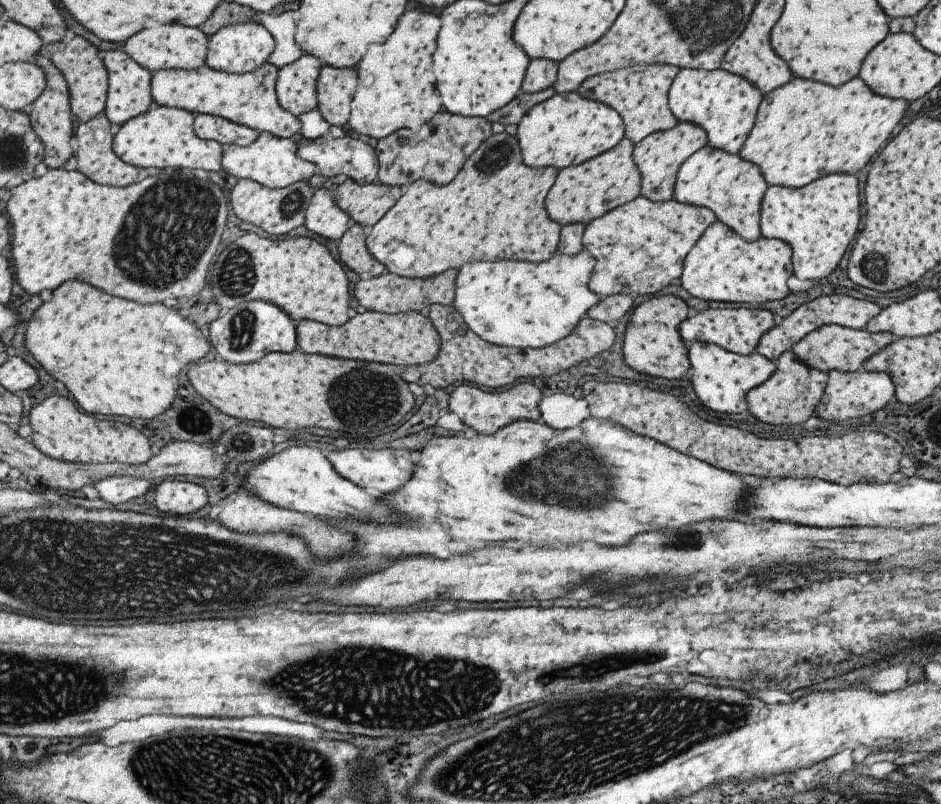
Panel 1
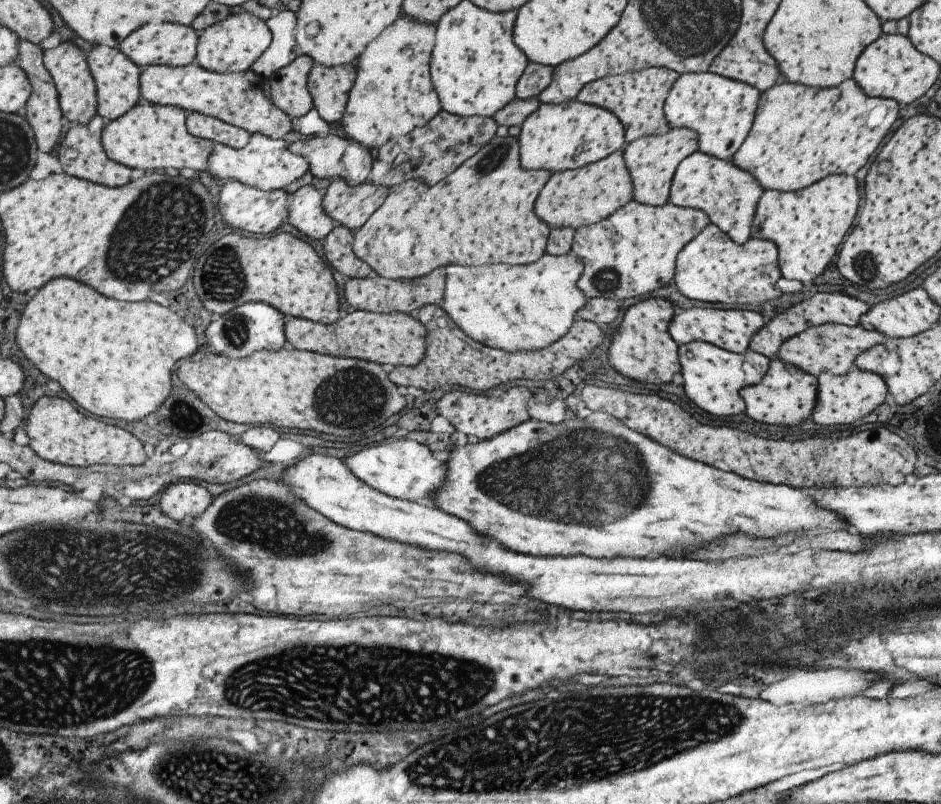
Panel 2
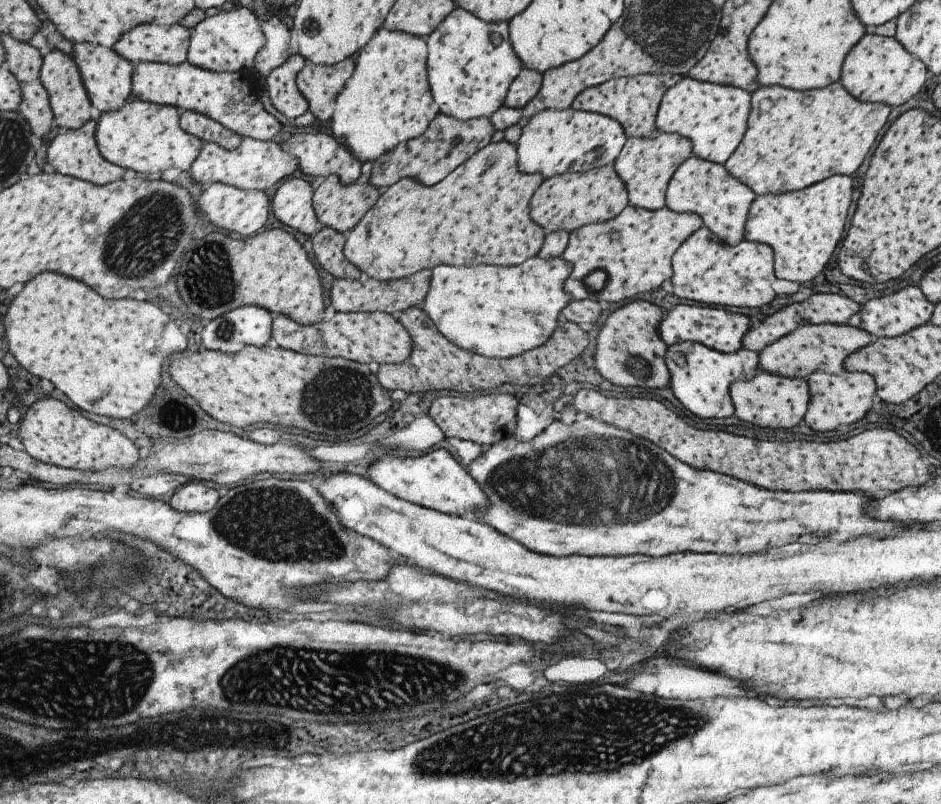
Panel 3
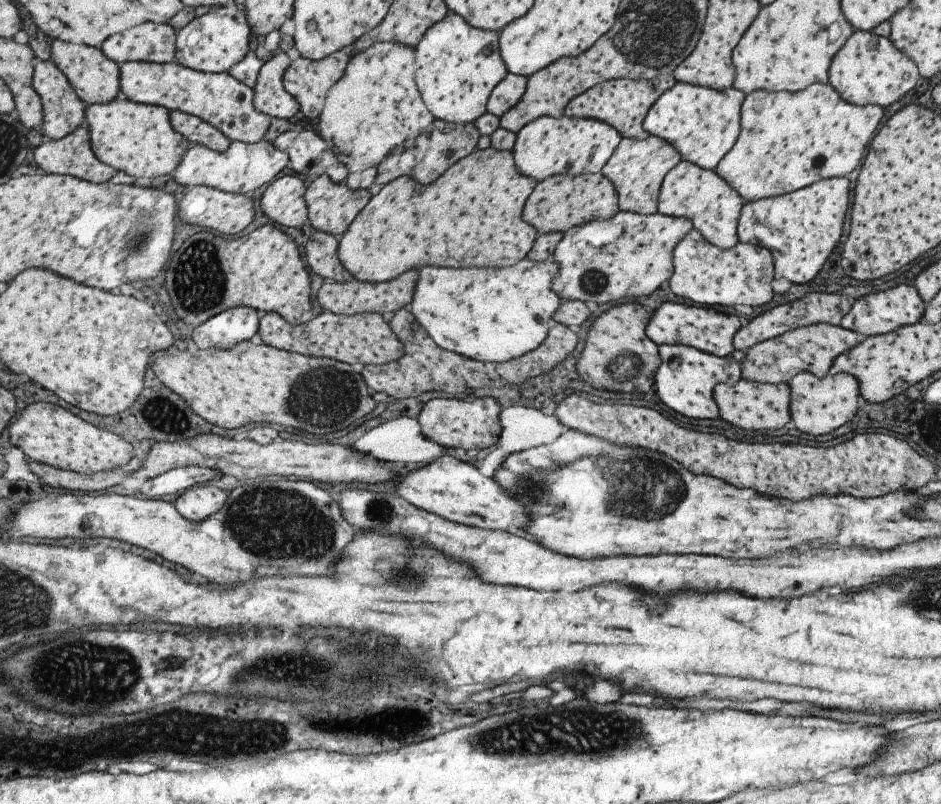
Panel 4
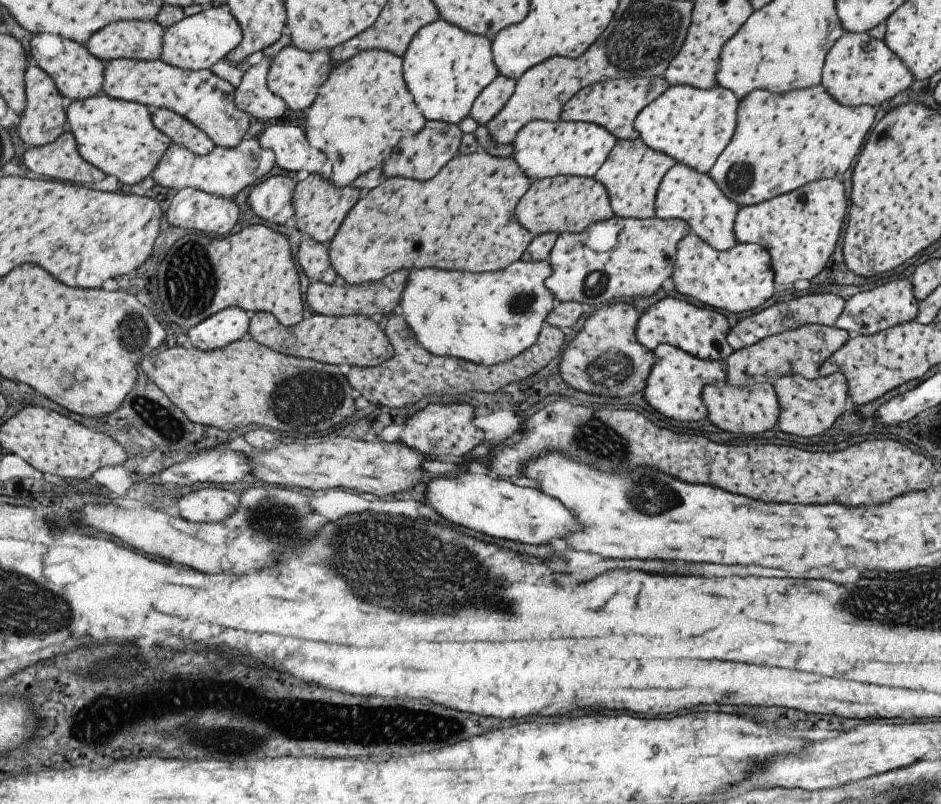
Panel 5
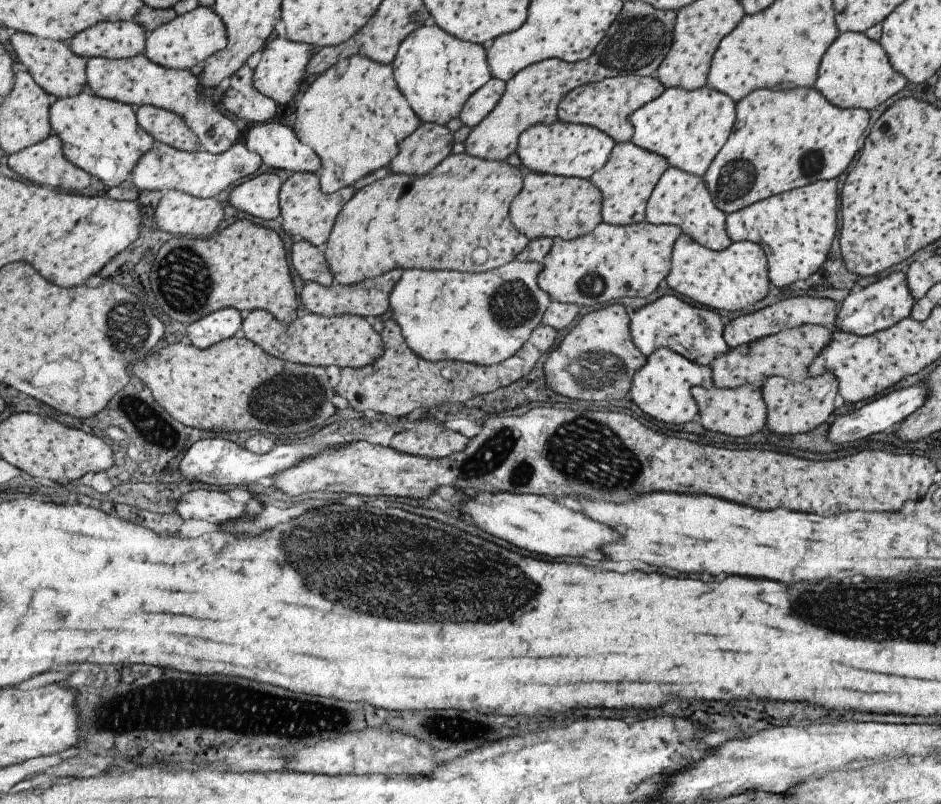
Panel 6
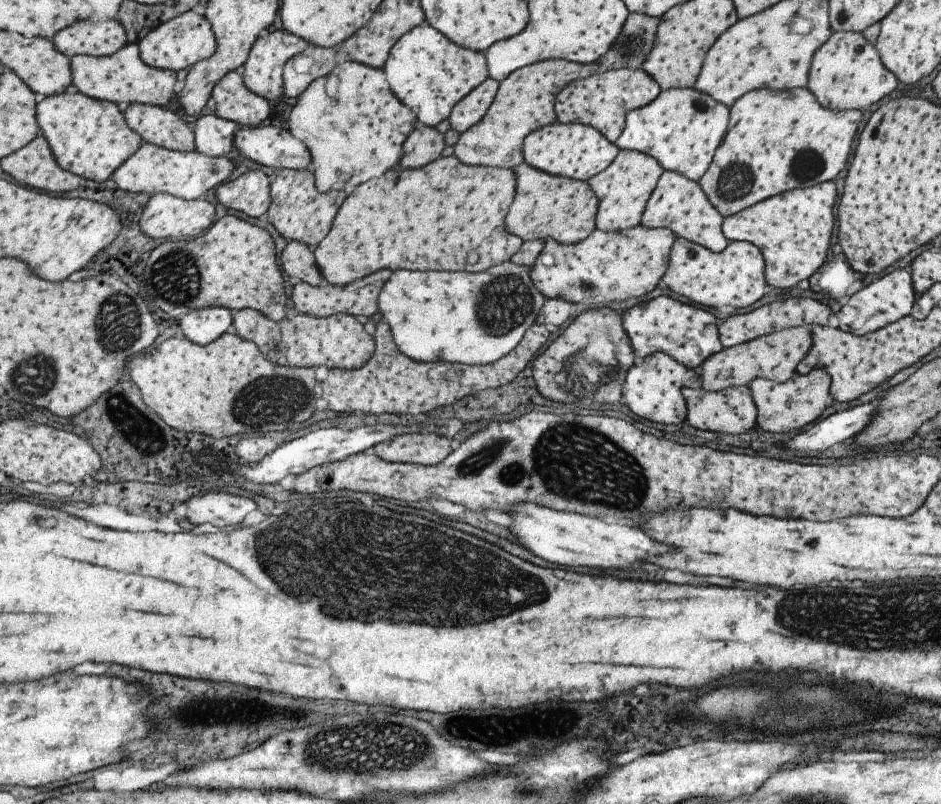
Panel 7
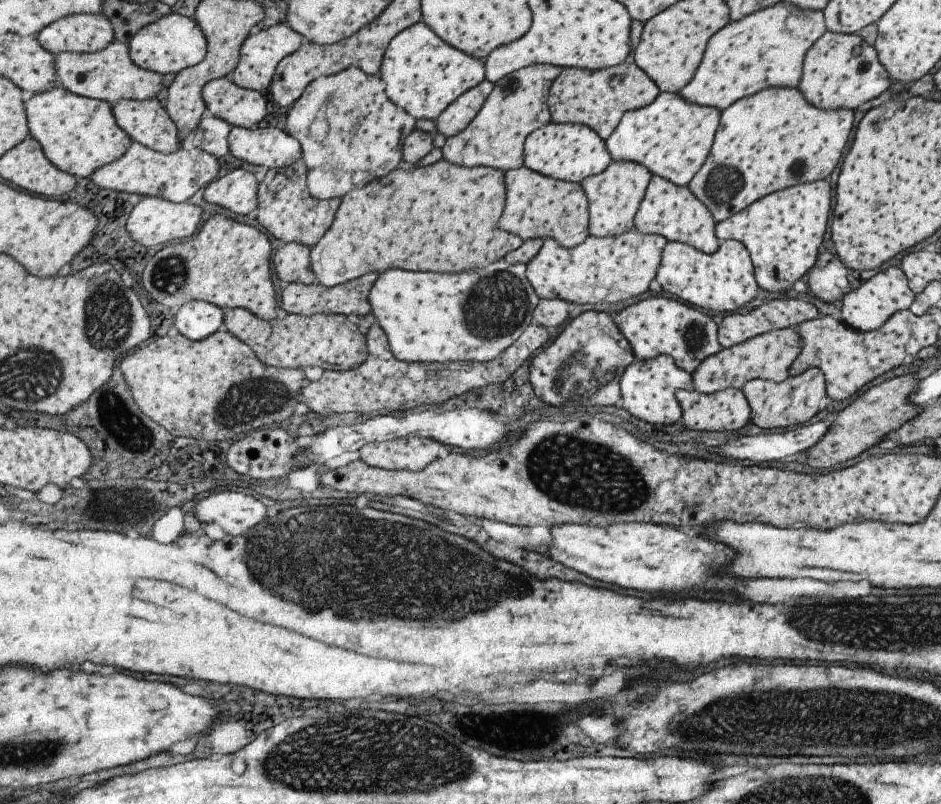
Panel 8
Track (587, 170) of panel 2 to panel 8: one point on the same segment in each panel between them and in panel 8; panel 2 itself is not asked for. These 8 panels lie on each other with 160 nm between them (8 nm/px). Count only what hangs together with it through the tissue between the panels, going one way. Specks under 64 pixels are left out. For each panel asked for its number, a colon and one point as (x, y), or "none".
3: (567, 201)
4: (557, 203)
5: (561, 204)
6: (548, 206)
7: (544, 206)
8: (536, 206)

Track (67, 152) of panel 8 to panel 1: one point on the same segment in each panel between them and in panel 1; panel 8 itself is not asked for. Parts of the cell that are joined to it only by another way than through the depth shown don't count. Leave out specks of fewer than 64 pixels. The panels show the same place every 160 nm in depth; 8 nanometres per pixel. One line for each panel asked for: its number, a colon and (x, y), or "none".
1: (163, 137)
2: (152, 137)
3: (147, 137)
4: (138, 138)
5: (120, 137)
6: (102, 135)
7: (92, 137)

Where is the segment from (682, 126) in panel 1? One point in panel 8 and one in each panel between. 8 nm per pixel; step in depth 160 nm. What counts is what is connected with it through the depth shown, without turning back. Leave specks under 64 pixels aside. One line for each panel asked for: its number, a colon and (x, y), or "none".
2: (651, 160)
3: (645, 166)
4: (636, 168)
5: (631, 173)
6: (626, 180)
7: (622, 189)
8: (613, 196)

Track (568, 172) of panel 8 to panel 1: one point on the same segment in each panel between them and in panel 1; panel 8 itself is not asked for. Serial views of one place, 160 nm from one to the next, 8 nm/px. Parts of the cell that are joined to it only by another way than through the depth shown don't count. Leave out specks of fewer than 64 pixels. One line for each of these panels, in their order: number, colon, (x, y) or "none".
1: (566, 129)
2: (554, 137)
3: (552, 142)
4: (546, 146)
5: (541, 149)
6: (566, 149)
7: (572, 150)

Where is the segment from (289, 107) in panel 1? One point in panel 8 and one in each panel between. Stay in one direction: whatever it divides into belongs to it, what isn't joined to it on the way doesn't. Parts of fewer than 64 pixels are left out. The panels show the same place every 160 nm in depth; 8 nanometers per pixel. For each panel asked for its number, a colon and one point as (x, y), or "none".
2: (287, 86)
3: (282, 97)
4: (270, 98)
5: (252, 96)
6: (241, 98)
7: (234, 101)
8: (239, 107)

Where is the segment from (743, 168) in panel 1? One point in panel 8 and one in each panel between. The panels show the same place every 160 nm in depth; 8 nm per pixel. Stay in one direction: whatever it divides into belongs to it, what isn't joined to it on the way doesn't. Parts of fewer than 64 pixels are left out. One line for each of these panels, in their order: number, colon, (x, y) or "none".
2: (727, 194)
3: (704, 188)
4: (687, 190)
5: (684, 194)
6: (679, 198)
7: (676, 203)
8: (667, 209)

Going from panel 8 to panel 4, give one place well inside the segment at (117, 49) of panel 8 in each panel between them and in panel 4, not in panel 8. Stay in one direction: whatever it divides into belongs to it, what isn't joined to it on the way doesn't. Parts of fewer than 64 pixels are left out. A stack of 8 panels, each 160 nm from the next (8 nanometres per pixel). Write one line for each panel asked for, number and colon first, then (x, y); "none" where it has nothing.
4: (219, 99)
5: (204, 99)
6: (138, 81)
7: (125, 78)

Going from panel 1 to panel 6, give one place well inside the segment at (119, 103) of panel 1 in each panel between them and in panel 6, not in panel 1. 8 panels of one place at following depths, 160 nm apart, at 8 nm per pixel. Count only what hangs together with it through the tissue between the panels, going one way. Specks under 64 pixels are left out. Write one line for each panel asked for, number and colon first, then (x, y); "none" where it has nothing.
2: (119, 80)
3: (108, 75)
4: (96, 77)
5: (80, 75)
6: (56, 66)

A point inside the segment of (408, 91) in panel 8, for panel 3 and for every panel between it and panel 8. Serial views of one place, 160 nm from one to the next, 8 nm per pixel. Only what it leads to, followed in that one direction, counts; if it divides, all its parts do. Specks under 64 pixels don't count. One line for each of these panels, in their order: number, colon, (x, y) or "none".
3: (470, 63)
4: (457, 66)
5: (445, 68)
6: (436, 72)
7: (428, 73)

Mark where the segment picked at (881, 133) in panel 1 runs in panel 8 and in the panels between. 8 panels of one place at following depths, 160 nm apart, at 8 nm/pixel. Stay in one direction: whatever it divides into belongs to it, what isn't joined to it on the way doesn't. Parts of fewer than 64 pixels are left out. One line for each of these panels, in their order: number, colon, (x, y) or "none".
2: (799, 134)
3: (793, 139)
4: (787, 140)
5: (781, 141)
6: (780, 140)
7: (775, 141)
8: (774, 139)

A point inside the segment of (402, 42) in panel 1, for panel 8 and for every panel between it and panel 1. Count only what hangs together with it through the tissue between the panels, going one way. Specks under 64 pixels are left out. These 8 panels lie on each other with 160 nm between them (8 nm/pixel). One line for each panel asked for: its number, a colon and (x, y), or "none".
2: (392, 93)
3: (387, 100)
4: (375, 106)
5: (362, 110)
6: (353, 115)
7: (353, 126)
8: (337, 157)

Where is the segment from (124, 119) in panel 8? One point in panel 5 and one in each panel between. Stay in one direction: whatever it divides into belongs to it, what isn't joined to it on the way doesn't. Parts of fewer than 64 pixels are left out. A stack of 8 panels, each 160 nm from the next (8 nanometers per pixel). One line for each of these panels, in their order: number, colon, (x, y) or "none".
5: (182, 132)
6: (169, 128)
7: (158, 125)

